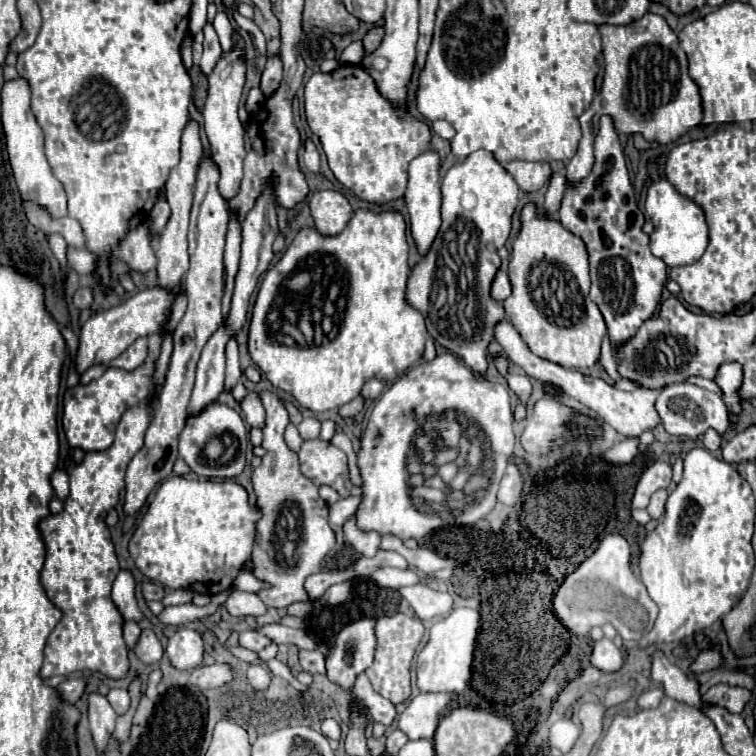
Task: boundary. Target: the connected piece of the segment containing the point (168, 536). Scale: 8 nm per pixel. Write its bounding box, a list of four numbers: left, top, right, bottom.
[129,475,259,595]

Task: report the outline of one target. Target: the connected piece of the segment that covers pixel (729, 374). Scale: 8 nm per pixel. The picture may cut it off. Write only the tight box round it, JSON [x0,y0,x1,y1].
[715,363,741,415]

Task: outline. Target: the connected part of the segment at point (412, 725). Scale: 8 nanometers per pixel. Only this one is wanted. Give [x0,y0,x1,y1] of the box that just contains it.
[397,693,451,739]

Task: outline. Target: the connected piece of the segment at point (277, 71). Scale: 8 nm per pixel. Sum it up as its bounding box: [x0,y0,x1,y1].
[261,55,283,95]

